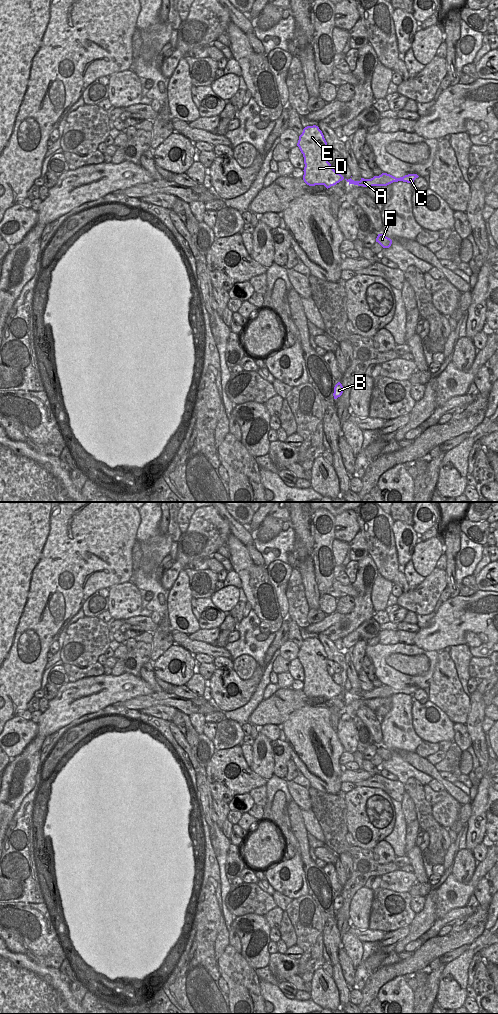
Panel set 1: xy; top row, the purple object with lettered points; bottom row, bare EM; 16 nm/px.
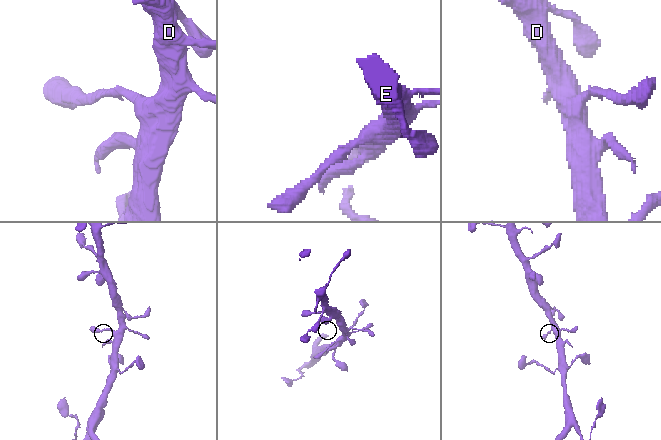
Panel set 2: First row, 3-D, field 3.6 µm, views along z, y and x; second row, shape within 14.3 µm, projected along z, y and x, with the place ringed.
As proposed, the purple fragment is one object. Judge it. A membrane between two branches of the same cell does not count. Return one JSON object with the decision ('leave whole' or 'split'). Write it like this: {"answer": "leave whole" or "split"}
{"answer": "leave whole"}

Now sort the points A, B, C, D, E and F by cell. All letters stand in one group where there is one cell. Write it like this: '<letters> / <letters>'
A B C D E F

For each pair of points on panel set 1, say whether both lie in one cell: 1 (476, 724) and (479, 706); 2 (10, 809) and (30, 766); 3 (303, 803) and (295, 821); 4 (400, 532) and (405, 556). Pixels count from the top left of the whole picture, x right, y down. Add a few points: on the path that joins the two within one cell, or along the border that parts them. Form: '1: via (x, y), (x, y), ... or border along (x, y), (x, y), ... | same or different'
1: via (476, 720), (477, 710) | same
2: via (10, 798), (19, 777) | same
3: border along (292, 800), (300, 809) | different
4: via (401, 538), (404, 550) | same

